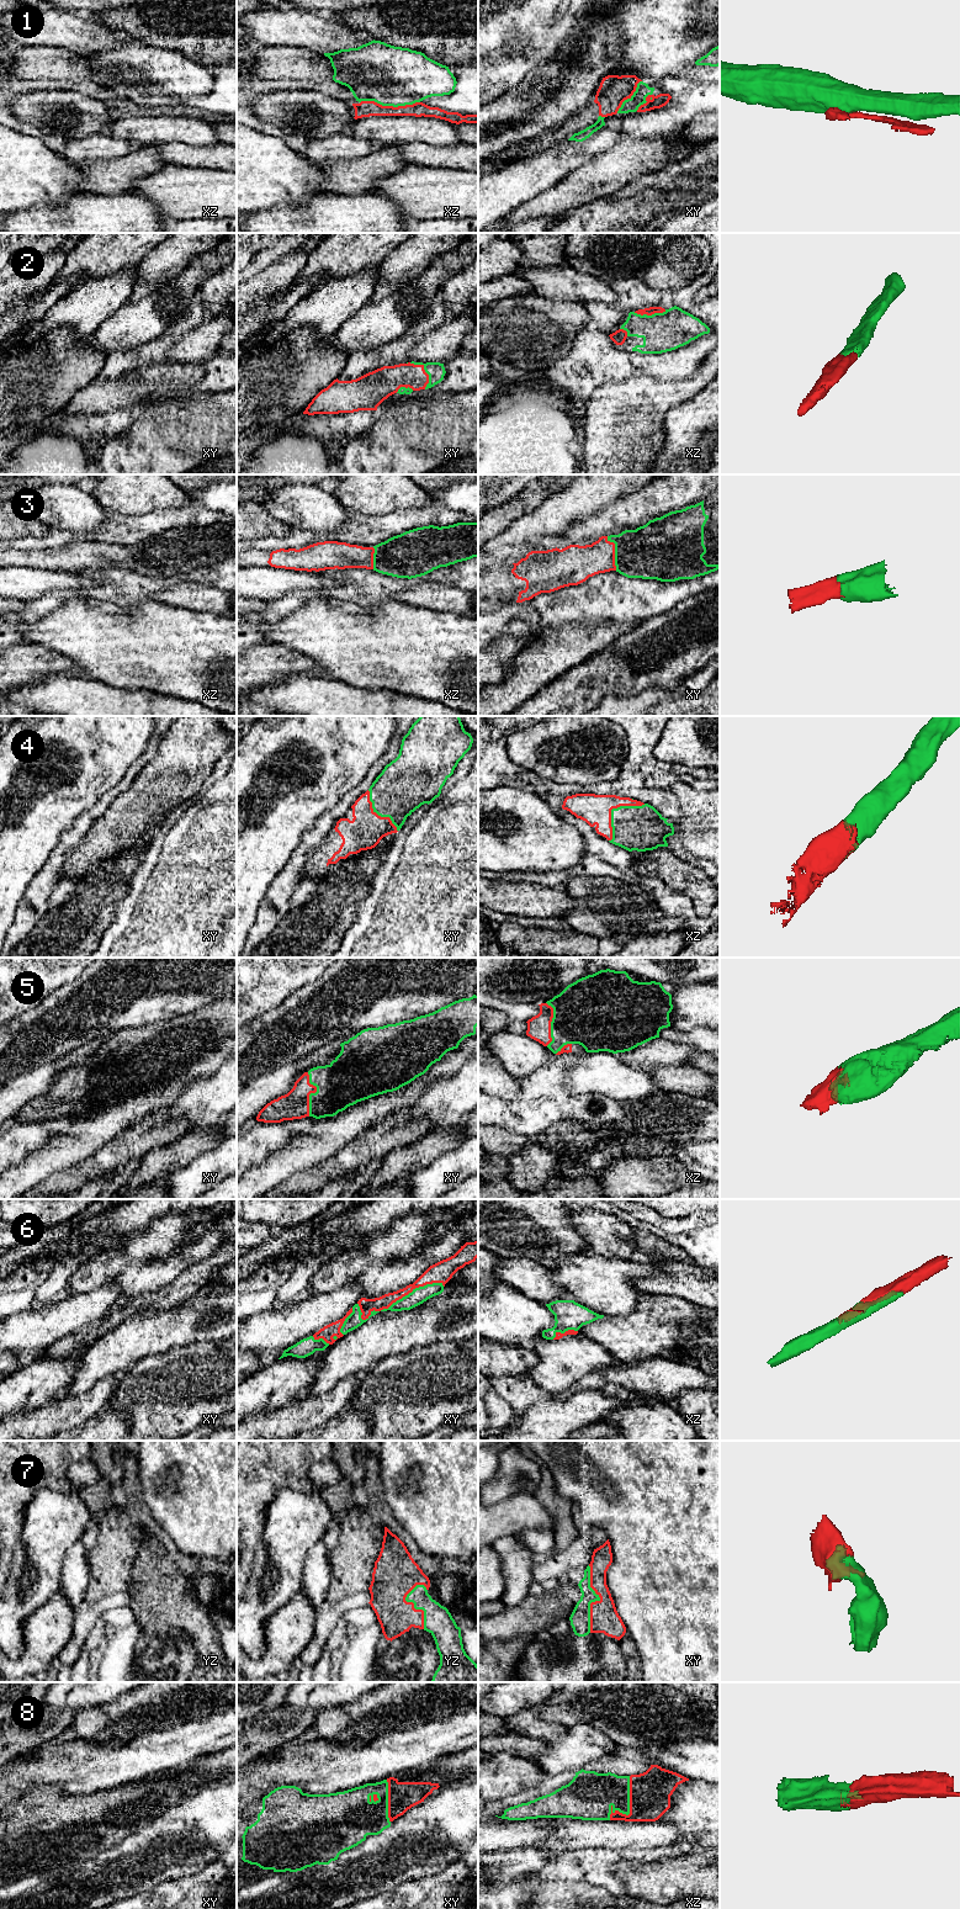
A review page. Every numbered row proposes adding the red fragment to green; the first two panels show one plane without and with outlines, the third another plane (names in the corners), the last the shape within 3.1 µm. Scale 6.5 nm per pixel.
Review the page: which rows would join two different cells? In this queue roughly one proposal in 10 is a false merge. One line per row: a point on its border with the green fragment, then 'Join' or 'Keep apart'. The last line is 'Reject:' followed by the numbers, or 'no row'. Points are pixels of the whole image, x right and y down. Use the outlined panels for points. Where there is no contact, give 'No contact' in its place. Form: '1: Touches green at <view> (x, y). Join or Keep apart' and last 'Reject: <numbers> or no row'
1: Touches green at xz (390, 105). Keep apart
2: Touches green at xy (424, 369). Join
3: Touches green at xy (615, 552). Join
4: Touches green at xz (613, 809). Join
5: Touches green at xy (312, 1093). Join
6: Touches green at xy (403, 1297). Join
7: Touches green at xy (597, 1600). Join
8: Touches green at xz (629, 1807). Join
Reject: 1

